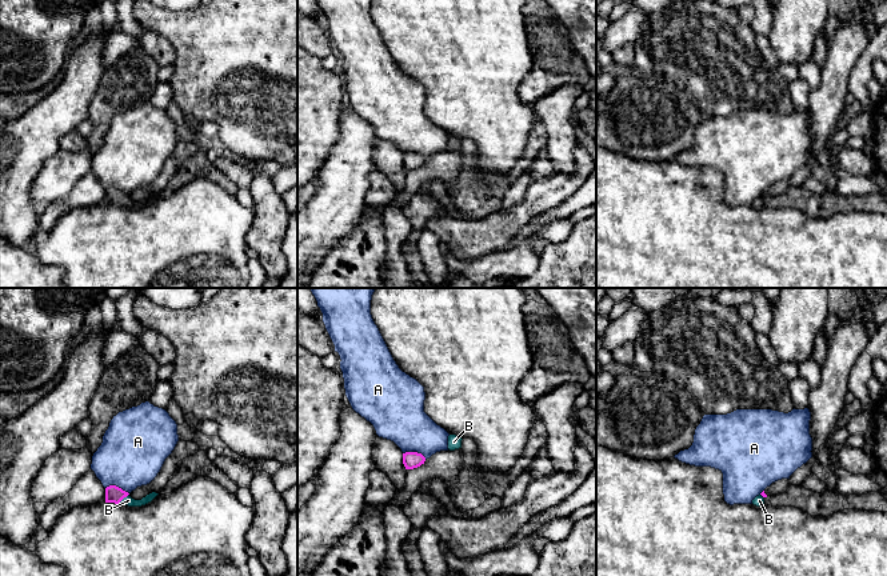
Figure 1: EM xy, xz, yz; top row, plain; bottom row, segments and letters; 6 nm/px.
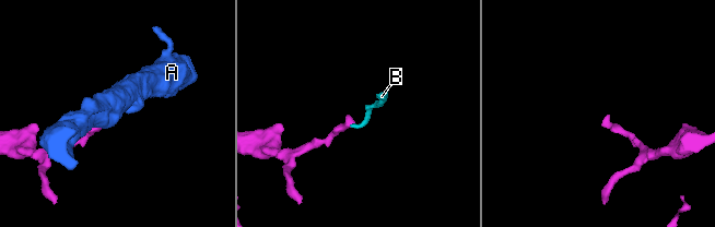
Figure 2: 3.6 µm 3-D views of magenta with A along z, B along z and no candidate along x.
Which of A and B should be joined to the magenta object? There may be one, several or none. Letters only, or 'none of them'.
B

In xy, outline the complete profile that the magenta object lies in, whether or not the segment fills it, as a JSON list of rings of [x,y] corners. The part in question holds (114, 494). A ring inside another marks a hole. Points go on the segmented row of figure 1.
[[[109,485],[105,488],[105,503],[123,504],[128,507],[141,507],[151,503],[159,493],[152,492],[143,497],[141,500],[135,500],[128,492],[123,491],[116,485]]]

